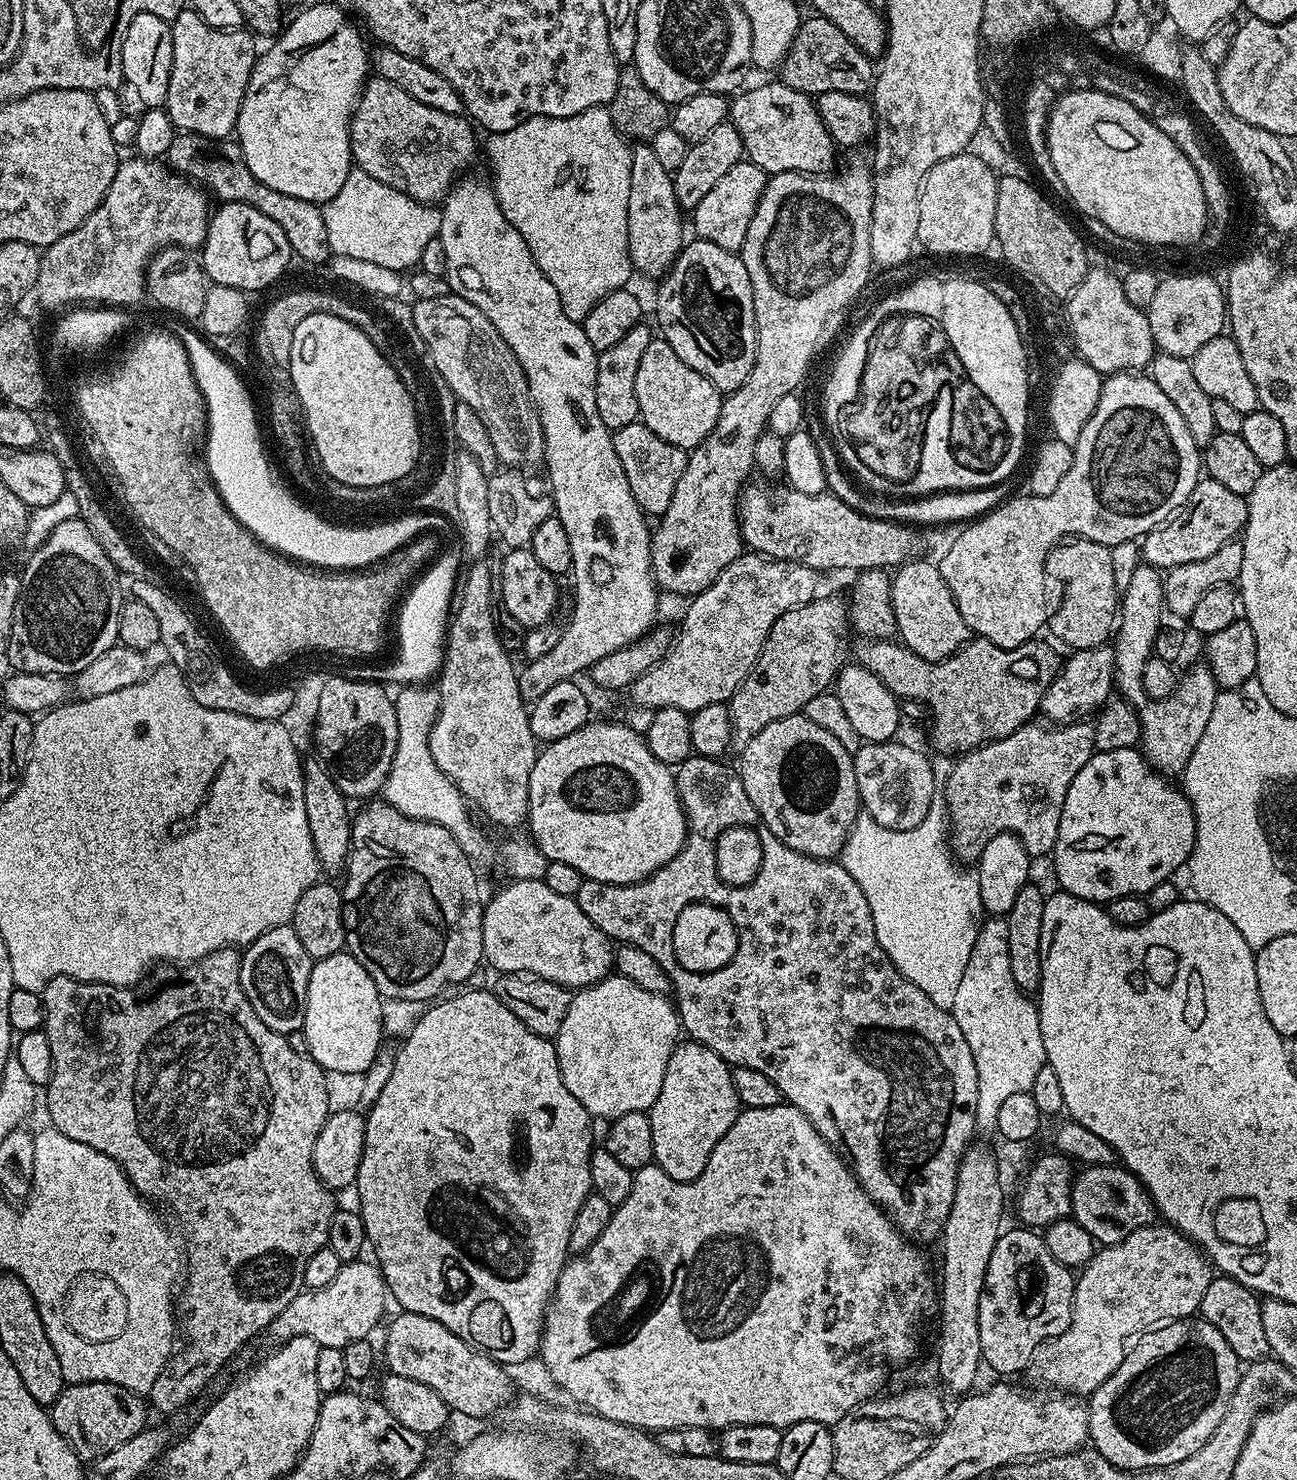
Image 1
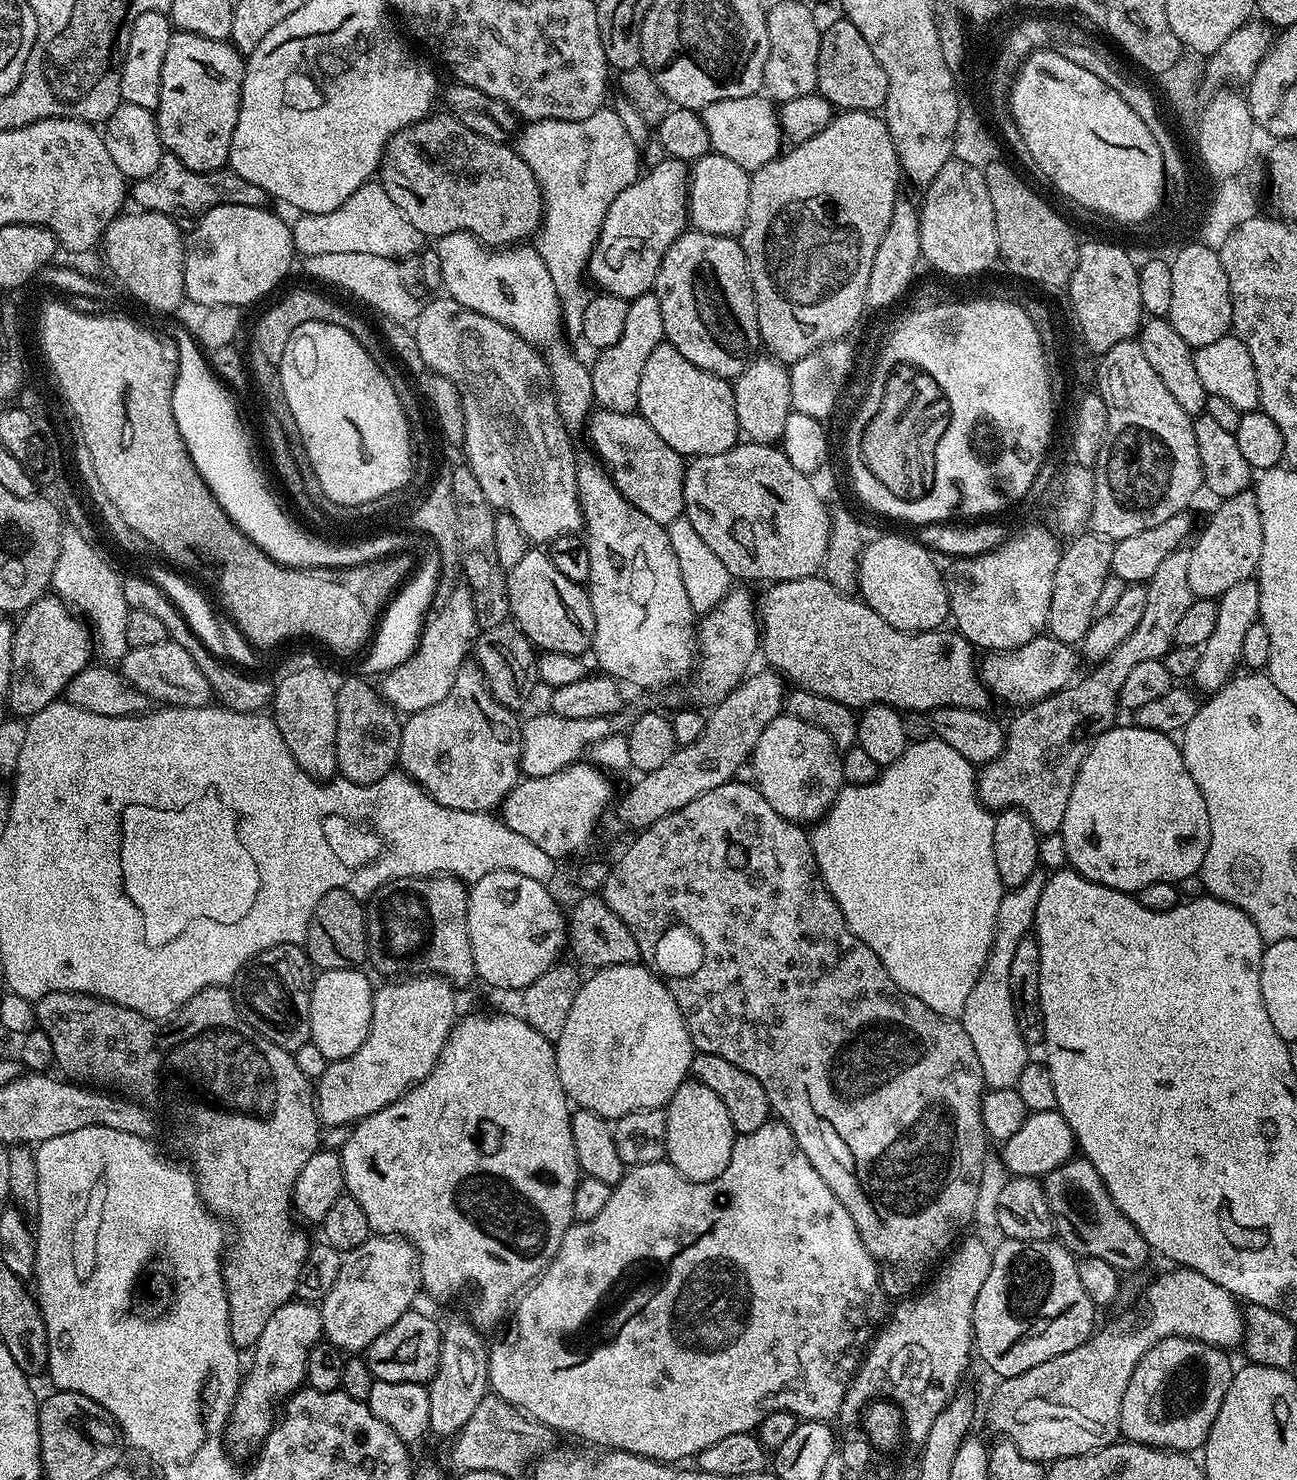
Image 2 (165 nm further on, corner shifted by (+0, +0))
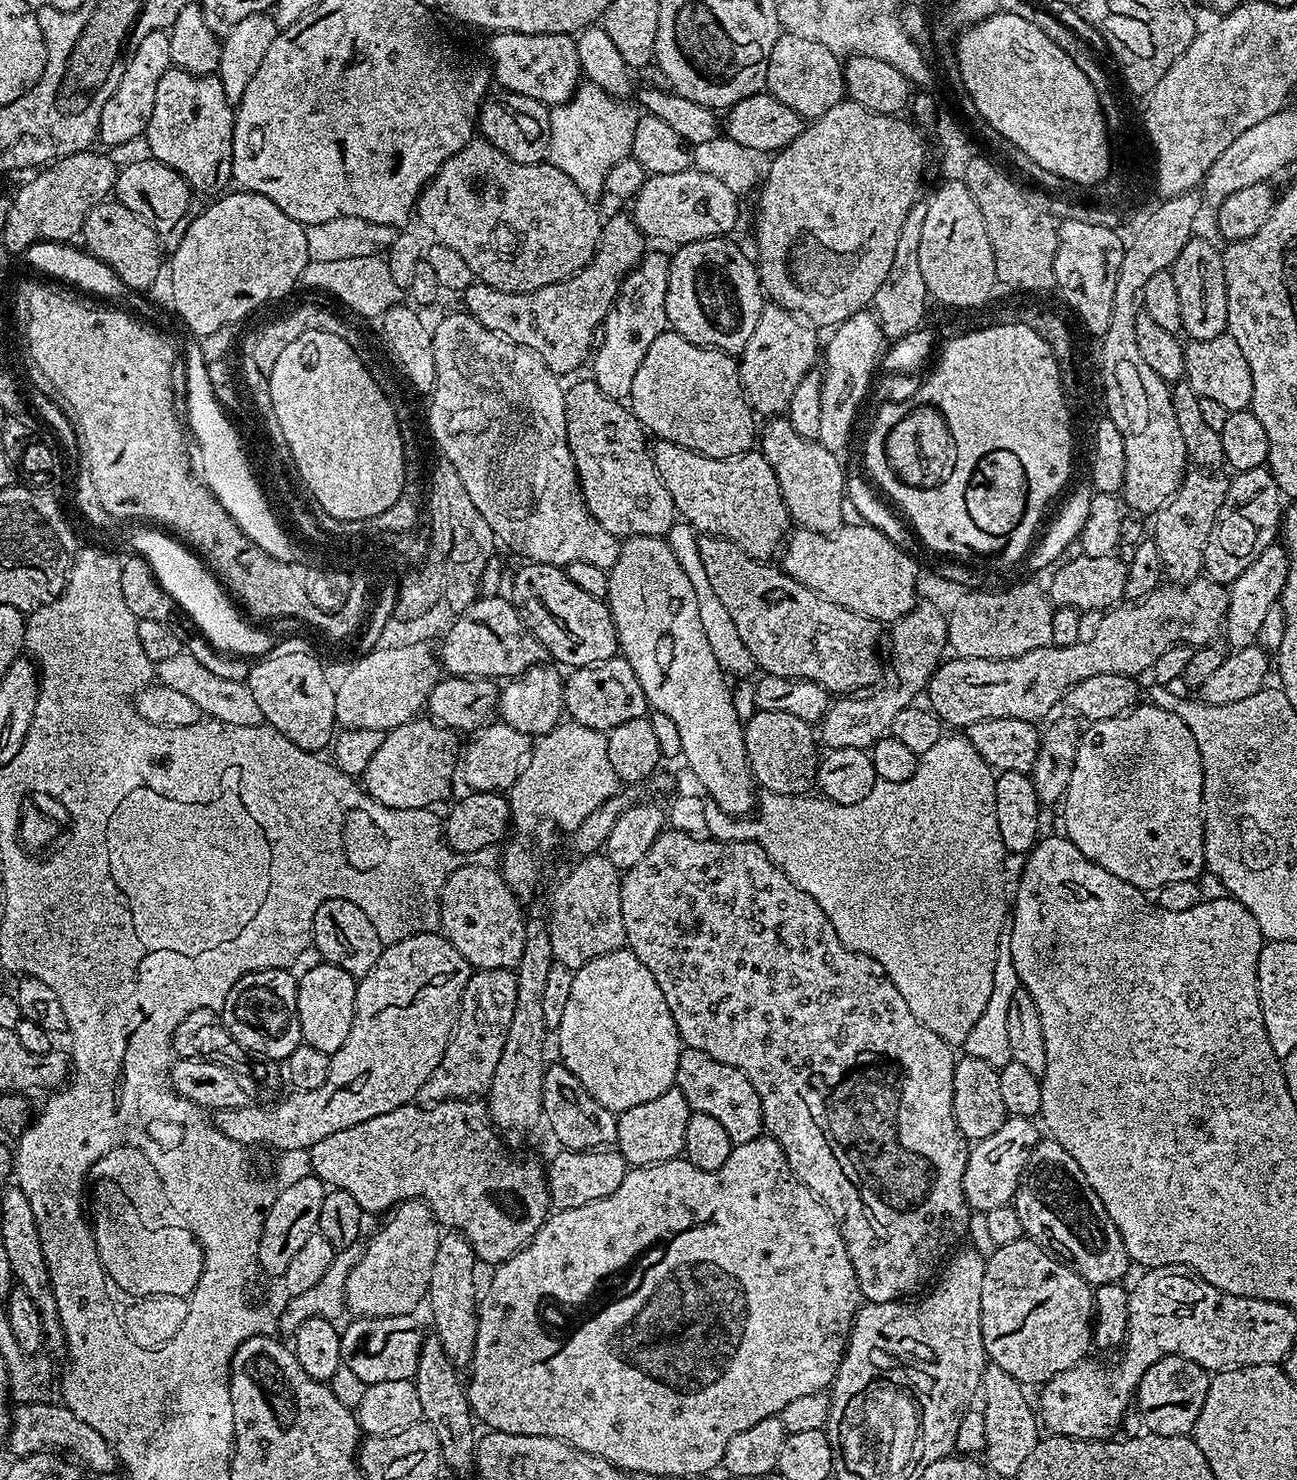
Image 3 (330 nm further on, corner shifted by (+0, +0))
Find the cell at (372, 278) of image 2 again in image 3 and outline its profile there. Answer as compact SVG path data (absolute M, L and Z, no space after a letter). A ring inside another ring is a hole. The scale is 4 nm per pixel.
M367 255L361 258L344 258L337 261L314 262L309 260L303 267L299 285L332 294L350 309L370 318L377 319L394 305L403 301L404 290L390 275L387 259Z

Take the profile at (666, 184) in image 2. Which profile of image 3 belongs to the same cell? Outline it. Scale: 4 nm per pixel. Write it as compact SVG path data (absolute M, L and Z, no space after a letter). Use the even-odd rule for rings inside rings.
M631 215L612 216L603 221L600 230L600 241L596 247L596 253L592 261L568 280L554 282L550 286L542 286L533 292L503 292L497 288L491 288L489 284L479 282L469 283L462 293L463 307L468 315L474 317L482 326L500 333L502 336L513 340L515 344L521 344L530 349L551 372L565 374L572 372L580 363L587 361L590 356L591 338L594 328L603 325L612 304L616 301L616 295L620 292L620 283L625 276L635 268L646 251L646 237L640 228L632 221Z

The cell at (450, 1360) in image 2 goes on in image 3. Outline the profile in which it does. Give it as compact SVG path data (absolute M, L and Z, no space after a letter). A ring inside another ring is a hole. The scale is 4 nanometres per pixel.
M448 1230L443 1233L438 1242L438 1254L434 1258L434 1270L430 1272L430 1287L428 1288L428 1294L426 1297L426 1308L432 1311L432 1324L434 1327L434 1334L442 1342L442 1346L446 1350L446 1354L451 1358L452 1363L457 1366L468 1366L471 1365L472 1355L476 1349L476 1318L478 1315L478 1292L476 1296L476 1267L478 1267L478 1261L476 1259L476 1251L472 1249L472 1244L469 1240L463 1236L462 1233L455 1230Z

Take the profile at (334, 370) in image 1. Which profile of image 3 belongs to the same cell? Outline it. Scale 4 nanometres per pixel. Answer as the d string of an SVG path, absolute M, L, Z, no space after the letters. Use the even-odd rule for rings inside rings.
M310 330L302 334L302 338L294 338L286 350L278 357L278 362L274 362L274 370L270 374L270 402L274 406L274 418L278 418L279 431L285 439L285 445L289 447L290 454L293 455L294 466L298 474L302 476L302 482L307 495L312 496L320 503L321 513L324 516L332 516L335 519L356 520L372 518L382 514L384 510L390 510L394 502L399 498L400 492L404 488L404 452L403 438L400 435L400 424L396 421L395 411L383 390L375 384L374 378L367 373L366 368L358 360L352 347L338 334L326 334L318 330Z

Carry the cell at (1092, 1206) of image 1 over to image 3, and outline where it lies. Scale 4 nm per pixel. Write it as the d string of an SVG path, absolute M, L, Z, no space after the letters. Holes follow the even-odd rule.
M1051 1138L1041 1139L1030 1154L1024 1175L1016 1188L1014 1207L1025 1237L1035 1240L1057 1260L1073 1268L1089 1286L1123 1281L1130 1269L1128 1251L1118 1226L1106 1214L1102 1198L1094 1194L1082 1166Z

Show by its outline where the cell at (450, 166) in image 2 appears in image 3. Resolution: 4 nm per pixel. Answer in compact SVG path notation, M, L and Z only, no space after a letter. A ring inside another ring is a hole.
M473 138L465 148L458 150L458 154L454 154L446 161L436 176L424 185L423 190L420 191L420 199L416 201L414 212L417 217L420 215L421 222L432 231L431 239L437 244L454 250L454 254L459 254L462 262L466 262L466 266L479 283L489 284L491 288L497 288L503 292L533 292L542 286L550 286L554 282L570 279L592 261L600 241L602 227L602 216L596 213L596 208L592 204L595 203L590 197L582 190L578 190L578 186L574 186L574 182L570 182L570 178L566 178L566 174L562 174L562 170L558 170L553 164L514 162L510 158L506 158L506 154L502 154L502 150L495 148L488 140Z

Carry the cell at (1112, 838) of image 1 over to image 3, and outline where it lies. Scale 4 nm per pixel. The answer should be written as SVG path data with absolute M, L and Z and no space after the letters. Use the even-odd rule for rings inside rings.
M1151 702L1137 703L1129 712L1120 716L1093 720L1080 733L1080 741L1076 747L1074 770L1070 774L1068 789L1064 792L1062 807L1064 807L1063 835L1067 836L1090 862L1098 862L1102 870L1110 870L1114 878L1122 878L1122 882L1130 882L1130 886L1145 890L1155 890L1166 886L1166 882L1186 882L1196 880L1204 866L1204 775L1202 774L1202 754L1198 750L1198 742L1194 742L1194 734L1190 734L1190 726L1182 722L1178 714L1170 710L1162 710Z

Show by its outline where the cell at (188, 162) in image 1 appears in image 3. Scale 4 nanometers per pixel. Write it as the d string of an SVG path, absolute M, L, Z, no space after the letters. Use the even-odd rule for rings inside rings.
M151 158L132 160L125 168L123 165L117 171L114 200L147 222L156 231L161 245L168 250L176 248L178 242L182 242L182 234L186 234L198 208L197 193L192 191L186 178L182 178L182 174L178 174L170 166Z

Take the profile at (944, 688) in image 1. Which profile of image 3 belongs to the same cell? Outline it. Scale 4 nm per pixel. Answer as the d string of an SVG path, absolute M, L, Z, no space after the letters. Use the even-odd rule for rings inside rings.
M701 535L699 545L707 581L726 606L761 673L818 682L829 694L856 694L879 681L876 643L881 625L877 621L822 598L802 582L784 575L779 567L771 568L771 563L750 558L737 544L720 536Z

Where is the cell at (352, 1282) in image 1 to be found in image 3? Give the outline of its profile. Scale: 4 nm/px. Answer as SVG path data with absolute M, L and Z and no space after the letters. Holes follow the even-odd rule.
M405 1200L388 1218L384 1229L368 1245L363 1245L360 1260L354 1266L354 1270L350 1270L350 1278L346 1280L344 1306L349 1313L353 1312L353 1317L410 1316L417 1311L415 1308L419 1304L421 1307L425 1303L430 1287L430 1272L434 1270L434 1258L438 1254L438 1242L442 1235L441 1225L423 1200Z

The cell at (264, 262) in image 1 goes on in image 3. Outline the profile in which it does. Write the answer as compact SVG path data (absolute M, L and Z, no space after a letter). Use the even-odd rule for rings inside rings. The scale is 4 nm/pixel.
M235 191L213 199L216 201L205 212L197 211L186 234L182 234L182 242L178 242L178 246L170 252L175 315L178 320L180 315L181 322L196 338L214 334L214 330L222 330L222 326L239 325L239 320L246 319L267 300L282 299L292 287L299 285L303 267L309 262L305 225L290 218L290 214L282 214L282 210L278 210L278 206L262 194Z

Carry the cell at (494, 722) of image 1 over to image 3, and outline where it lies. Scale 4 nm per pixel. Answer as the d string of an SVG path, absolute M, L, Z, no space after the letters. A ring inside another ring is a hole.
M417 718L406 722L402 726L392 728L384 733L382 746L370 758L370 766L366 766L362 777L362 787L370 793L382 806L390 806L398 810L410 810L411 808L432 808L439 800L448 796L452 788L452 775L457 775L458 765L462 760L462 740L451 728L436 723L431 718Z

